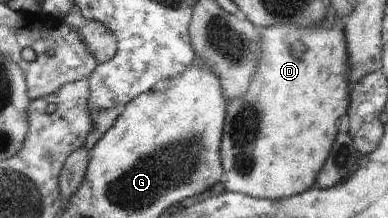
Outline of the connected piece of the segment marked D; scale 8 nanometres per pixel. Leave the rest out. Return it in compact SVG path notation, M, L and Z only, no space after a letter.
M338 17L330 29L323 23L307 29L278 25L261 27L260 44L260 64L250 90L226 105L226 124L219 146L222 181L226 191L277 202L302 194L315 185L337 137L340 119L349 107L349 56L344 27Z

